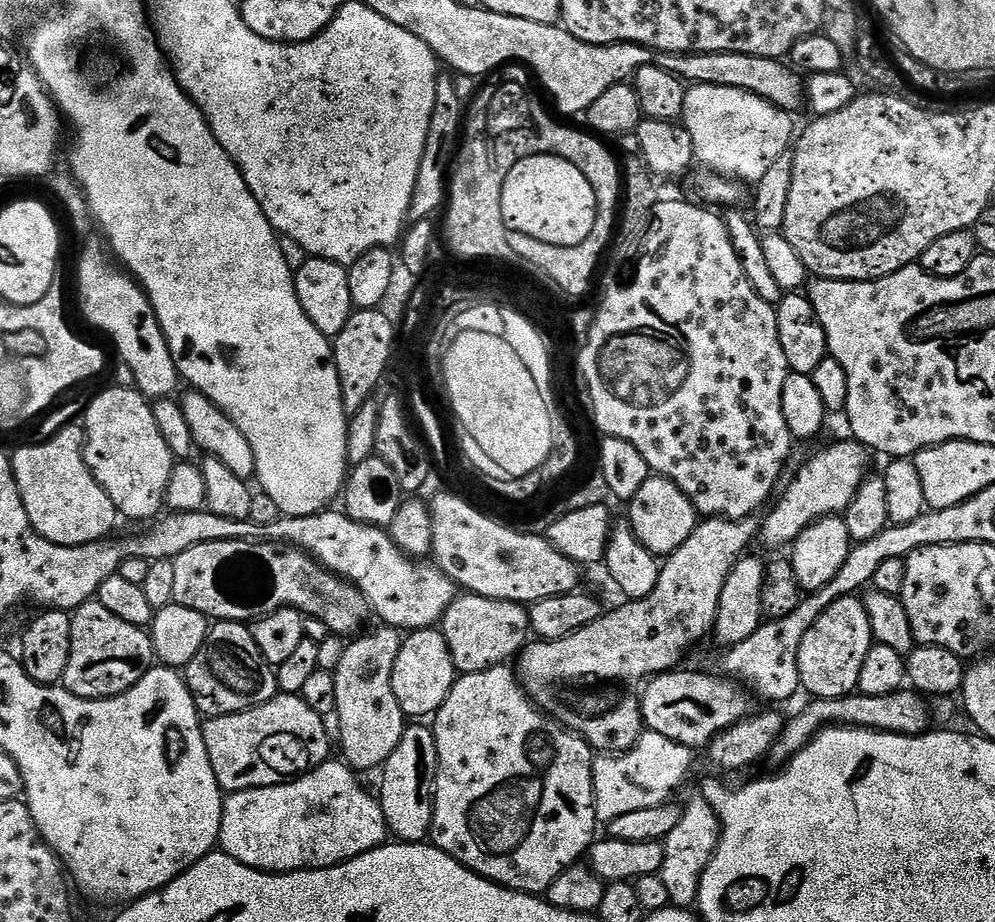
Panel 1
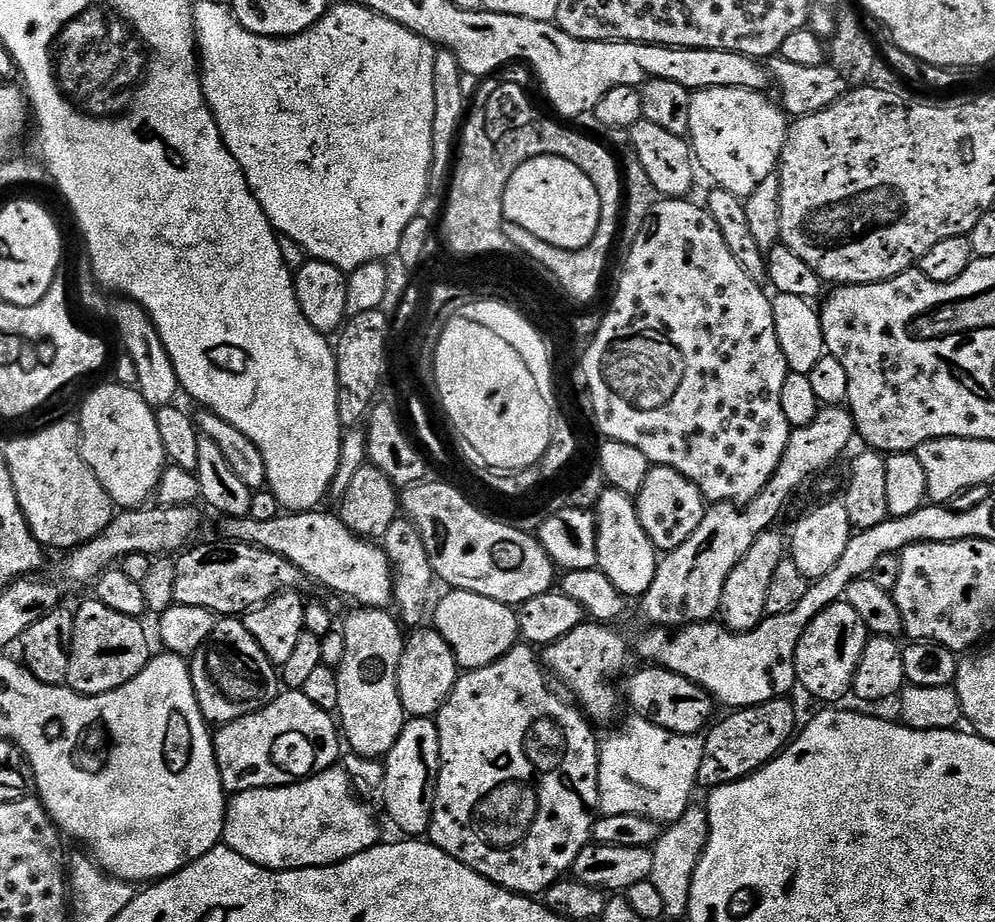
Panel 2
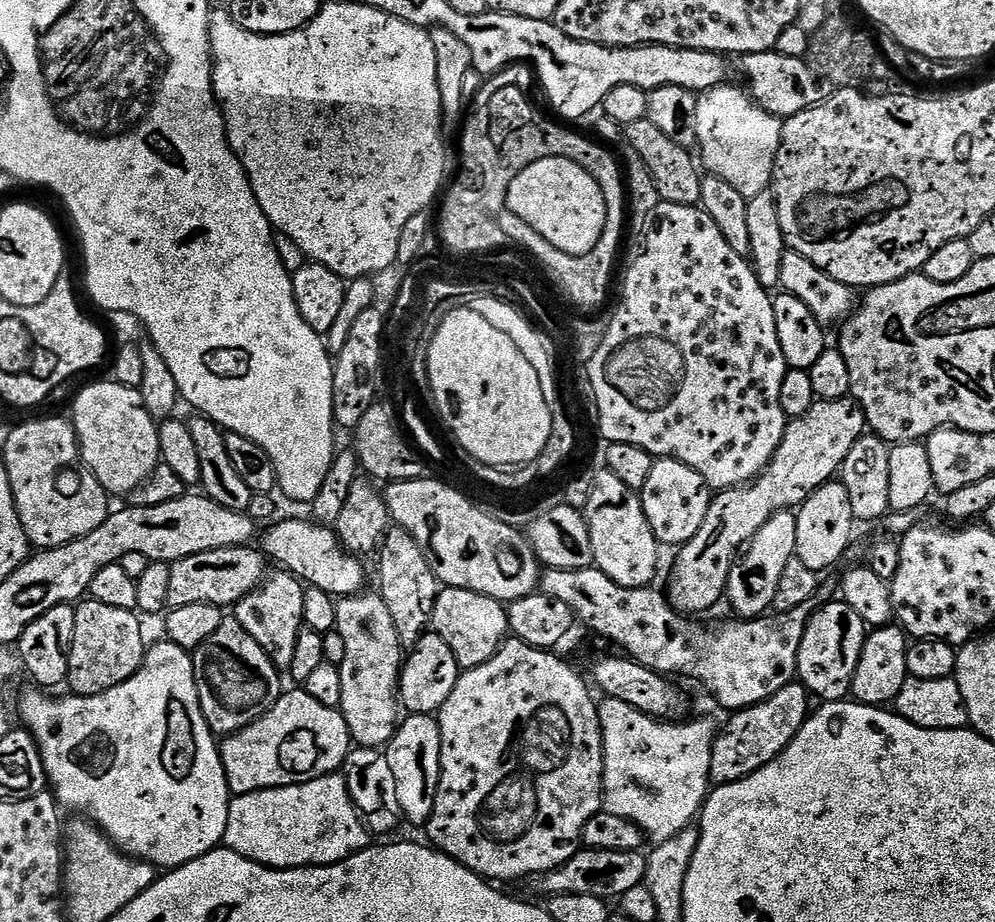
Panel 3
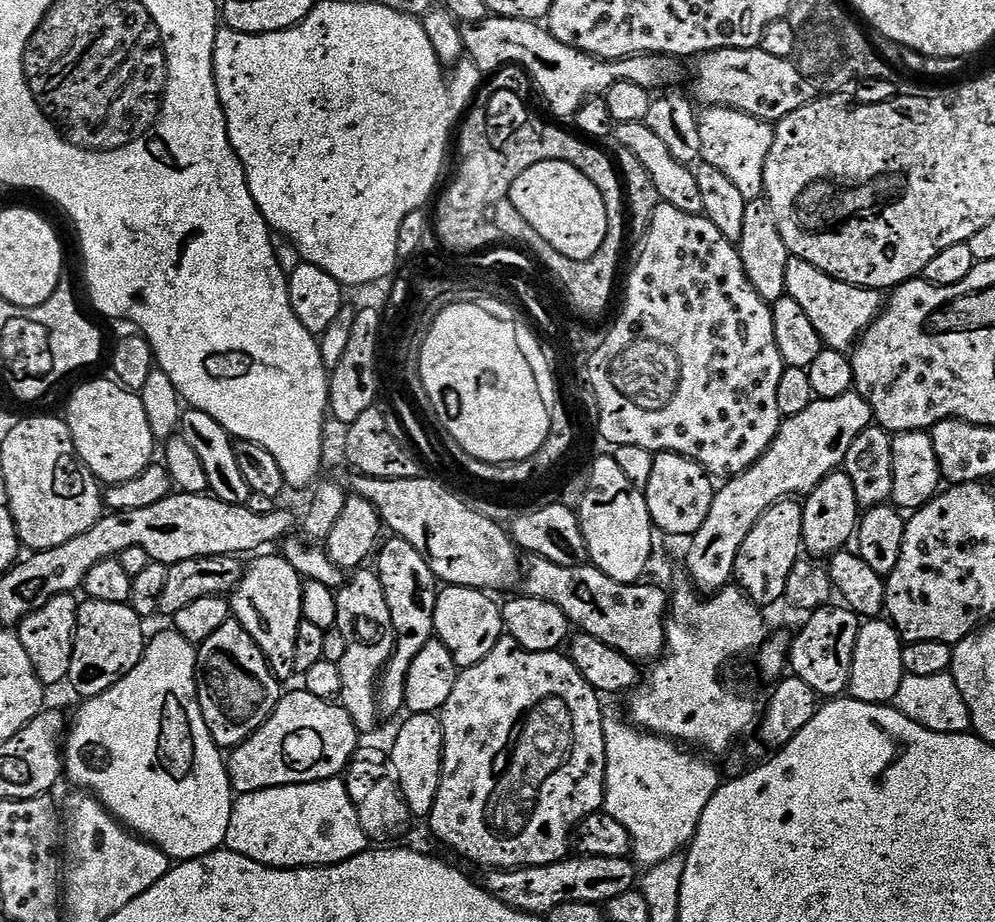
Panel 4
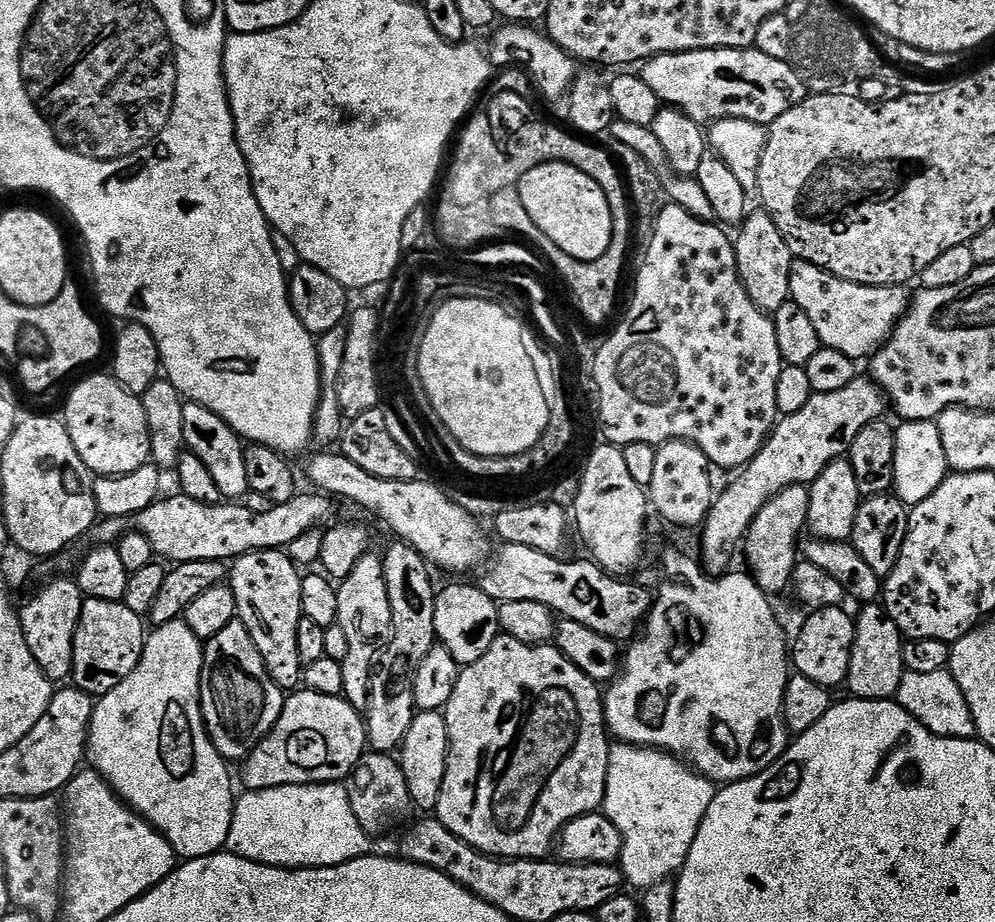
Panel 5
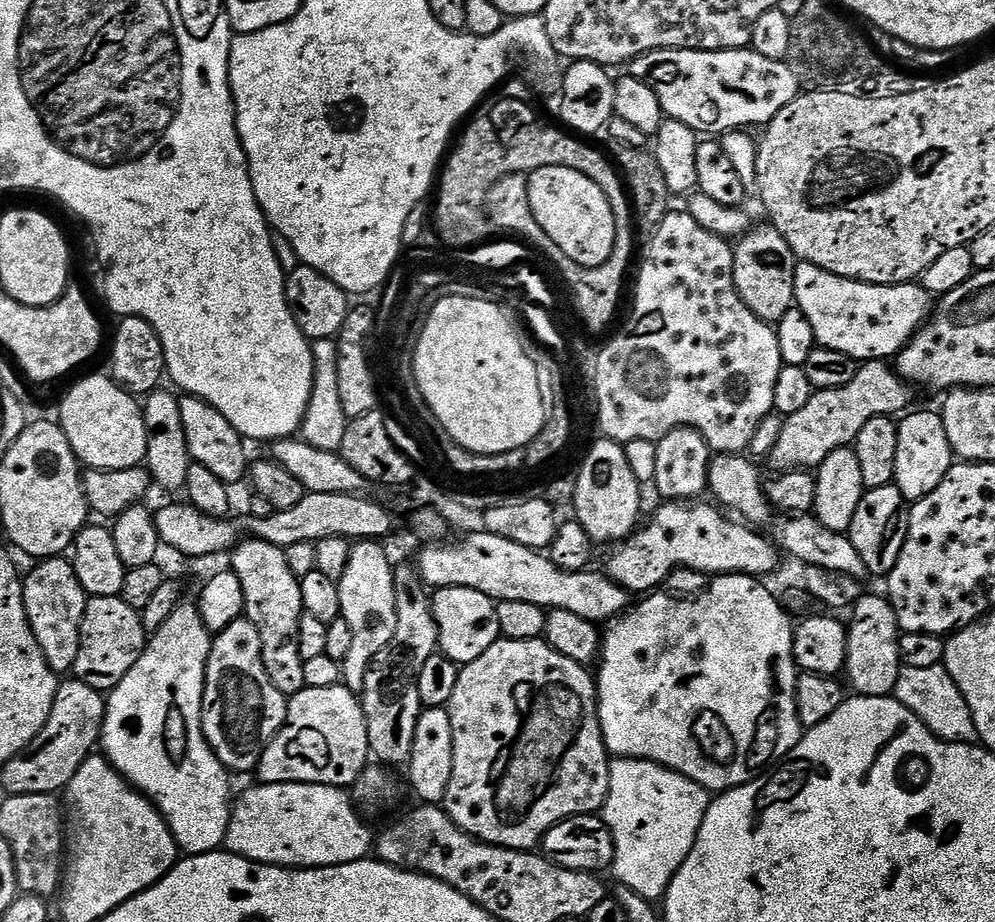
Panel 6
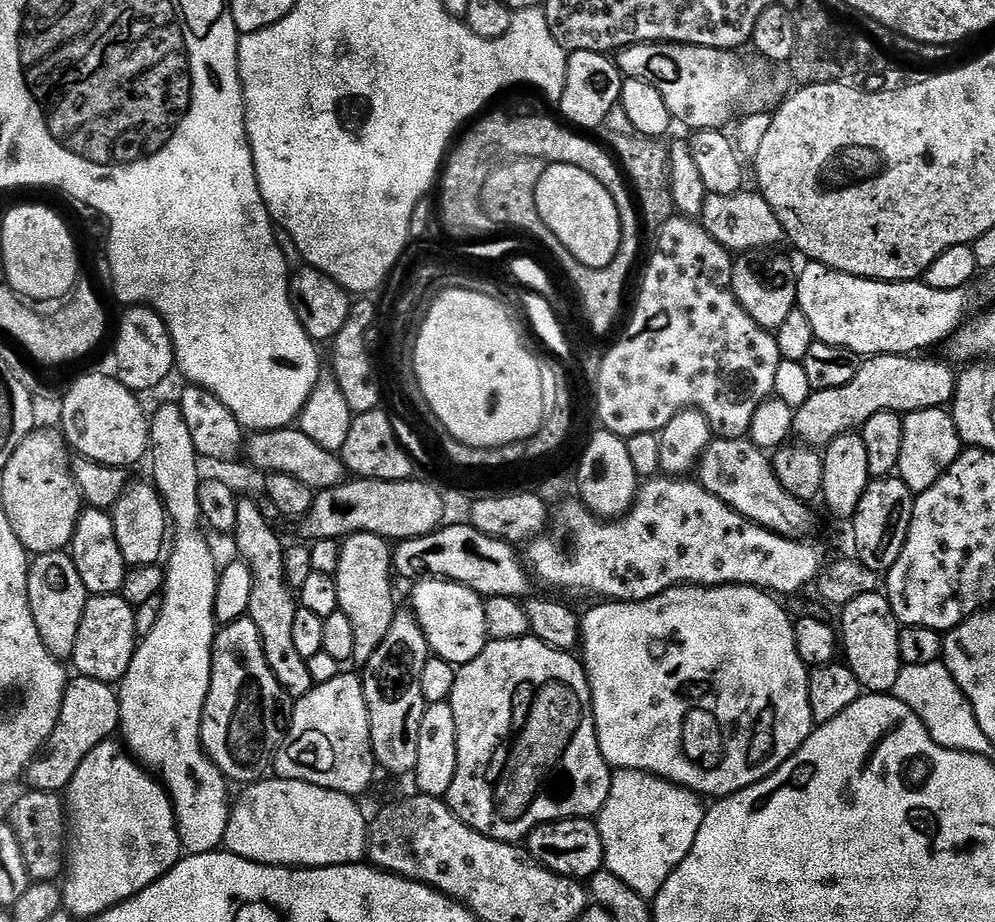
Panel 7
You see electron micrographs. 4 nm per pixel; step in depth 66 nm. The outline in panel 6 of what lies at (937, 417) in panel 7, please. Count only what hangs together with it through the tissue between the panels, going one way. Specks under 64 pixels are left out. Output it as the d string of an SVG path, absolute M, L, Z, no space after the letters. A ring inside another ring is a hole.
M909 411L903 417L905 420L900 420L898 424L898 448L897 454L894 455L893 481L896 488L902 490L905 500L915 502L938 490L938 486L952 469L954 453L950 438L946 438L944 417L939 411L911 412Z

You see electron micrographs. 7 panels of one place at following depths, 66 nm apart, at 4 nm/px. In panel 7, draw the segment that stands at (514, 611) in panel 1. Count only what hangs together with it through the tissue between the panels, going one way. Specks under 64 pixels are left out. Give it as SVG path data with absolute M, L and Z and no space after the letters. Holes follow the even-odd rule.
M424 578L415 585L412 592L411 611L420 629L426 634L428 647L435 655L454 665L469 664L490 639L486 626L484 600L475 592L453 580Z

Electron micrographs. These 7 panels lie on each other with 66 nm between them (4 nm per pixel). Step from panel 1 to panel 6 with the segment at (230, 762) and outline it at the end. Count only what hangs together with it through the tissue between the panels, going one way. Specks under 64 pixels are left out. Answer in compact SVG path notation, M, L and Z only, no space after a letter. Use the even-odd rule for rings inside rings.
M343 683L325 688L305 687L290 697L288 720L266 746L260 759L258 780L262 784L329 784L347 789L369 764L361 697Z

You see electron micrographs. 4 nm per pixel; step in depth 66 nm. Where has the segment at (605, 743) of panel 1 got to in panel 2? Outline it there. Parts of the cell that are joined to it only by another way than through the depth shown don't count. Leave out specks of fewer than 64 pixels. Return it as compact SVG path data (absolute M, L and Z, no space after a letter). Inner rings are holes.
M824 406L817 412L814 422L810 422L801 428L793 428L792 437L786 446L786 454L782 454L782 462L770 478L770 482L757 494L749 504L737 507L731 502L720 502L709 507L705 511L702 522L682 546L678 546L673 552L667 553L657 563L656 577L654 582L650 582L650 590L642 598L644 604L644 616L652 626L659 626L669 630L683 628L685 624L702 624L711 621L719 613L722 602L722 590L726 590L726 578L734 570L734 566L754 546L758 537L769 531L772 524L784 512L784 507L792 500L792 495L807 482L811 476L816 476L819 472L824 472L844 451L848 448L848 443L856 436L856 424L852 420L852 413L844 406ZM585 622L578 626L578 630L570 630L558 642L547 645L542 652L542 664L553 677L557 676L570 691L573 692L575 703L579 705L589 721L608 720L616 712L616 688L612 685L612 679L624 668L628 660L628 644L620 632L615 632L615 627L604 622Z

